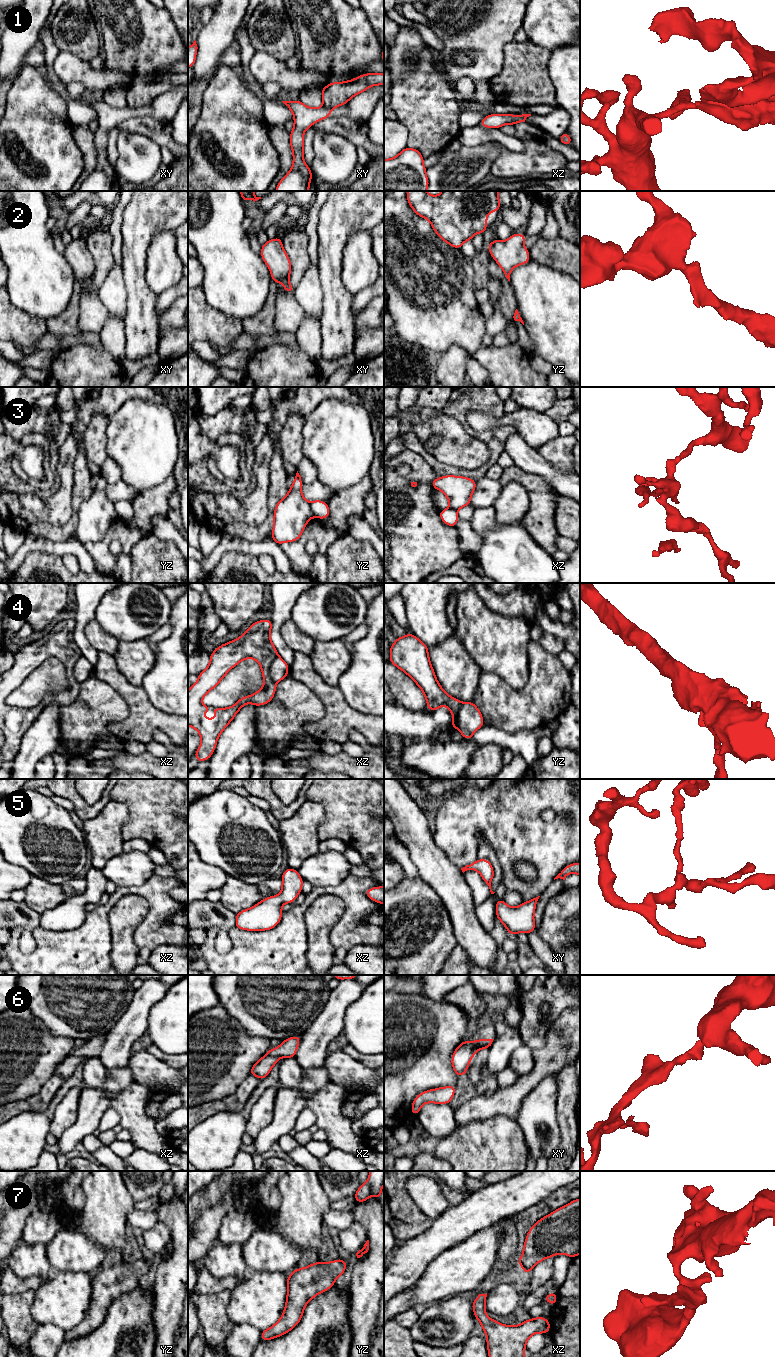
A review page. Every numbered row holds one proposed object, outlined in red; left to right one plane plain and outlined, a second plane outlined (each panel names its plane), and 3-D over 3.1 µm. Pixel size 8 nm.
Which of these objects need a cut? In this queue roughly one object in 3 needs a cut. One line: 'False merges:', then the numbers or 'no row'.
False merges: 1, 3, 4

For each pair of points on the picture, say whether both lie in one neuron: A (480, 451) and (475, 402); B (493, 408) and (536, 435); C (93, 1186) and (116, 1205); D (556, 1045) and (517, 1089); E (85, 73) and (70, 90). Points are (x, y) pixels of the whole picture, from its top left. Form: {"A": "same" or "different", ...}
{"A": "different", "B": "different", "C": "same", "D": "same", "E": "different"}

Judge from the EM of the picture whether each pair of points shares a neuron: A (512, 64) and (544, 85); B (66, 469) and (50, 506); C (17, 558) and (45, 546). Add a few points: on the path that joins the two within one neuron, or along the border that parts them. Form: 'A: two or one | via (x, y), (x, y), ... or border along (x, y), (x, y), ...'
A: one | via (520, 72), (533, 85), (536, 85)
B: one | via (66, 478), (65, 491), (59, 497)
C: one | via (24, 551), (29, 546), (38, 546)

